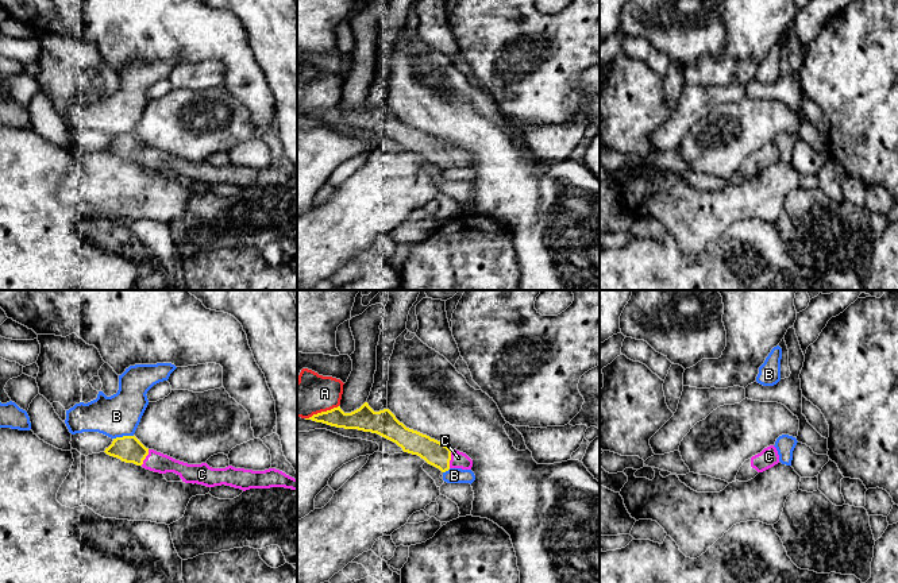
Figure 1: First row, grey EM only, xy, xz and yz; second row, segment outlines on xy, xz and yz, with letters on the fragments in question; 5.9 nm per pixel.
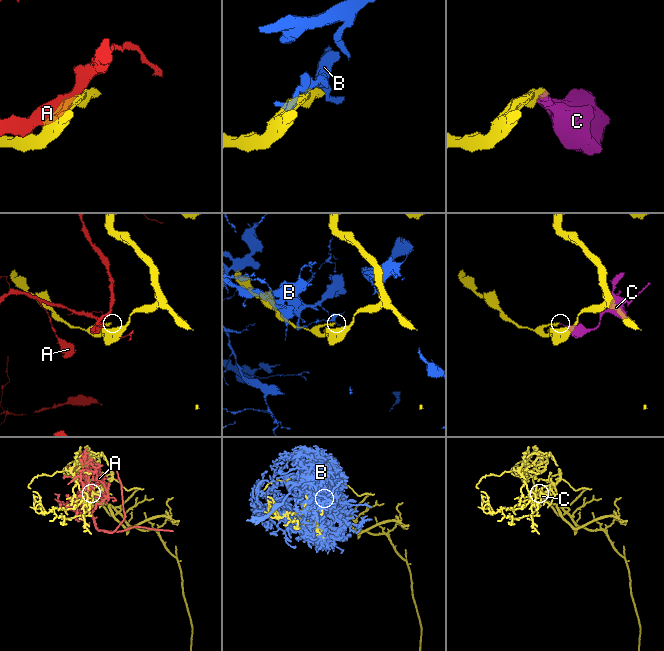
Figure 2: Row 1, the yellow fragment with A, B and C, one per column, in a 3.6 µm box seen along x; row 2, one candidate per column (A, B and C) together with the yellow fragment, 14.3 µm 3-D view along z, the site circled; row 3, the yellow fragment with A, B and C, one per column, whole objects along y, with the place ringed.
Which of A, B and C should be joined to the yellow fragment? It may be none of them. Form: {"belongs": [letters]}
{"belongs": ["C"]}

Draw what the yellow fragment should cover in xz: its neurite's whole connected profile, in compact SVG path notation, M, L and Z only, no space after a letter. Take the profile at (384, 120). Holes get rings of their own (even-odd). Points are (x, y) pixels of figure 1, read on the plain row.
M367 100L351 111L344 111L338 104L305 117L336 126L377 131L396 140L404 150L420 154L442 170L450 166L471 167L473 165L473 158L466 151L450 147L443 140L406 126L389 107L374 109Z

